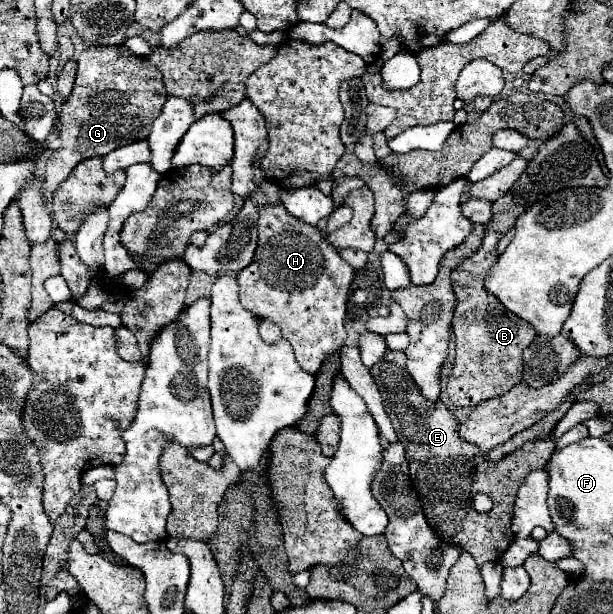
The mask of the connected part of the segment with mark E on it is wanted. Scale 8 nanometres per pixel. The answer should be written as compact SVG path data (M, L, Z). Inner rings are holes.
M388 351L384 359L370 369L370 373L380 387L384 409L394 425L394 431L400 435L400 443L406 449L410 477L418 491L428 523L434 527L438 537L460 543L478 565L484 561L498 561L514 539L510 523L514 515L516 493L526 481L528 473L546 467L556 443L552 439L530 441L500 461L488 461L488 455L478 445L472 445L458 435L460 423L454 413L440 399L430 403L420 393L420 387L406 369L404 353ZM476 493L492 497L494 507L488 513L478 513L474 509L472 497Z

